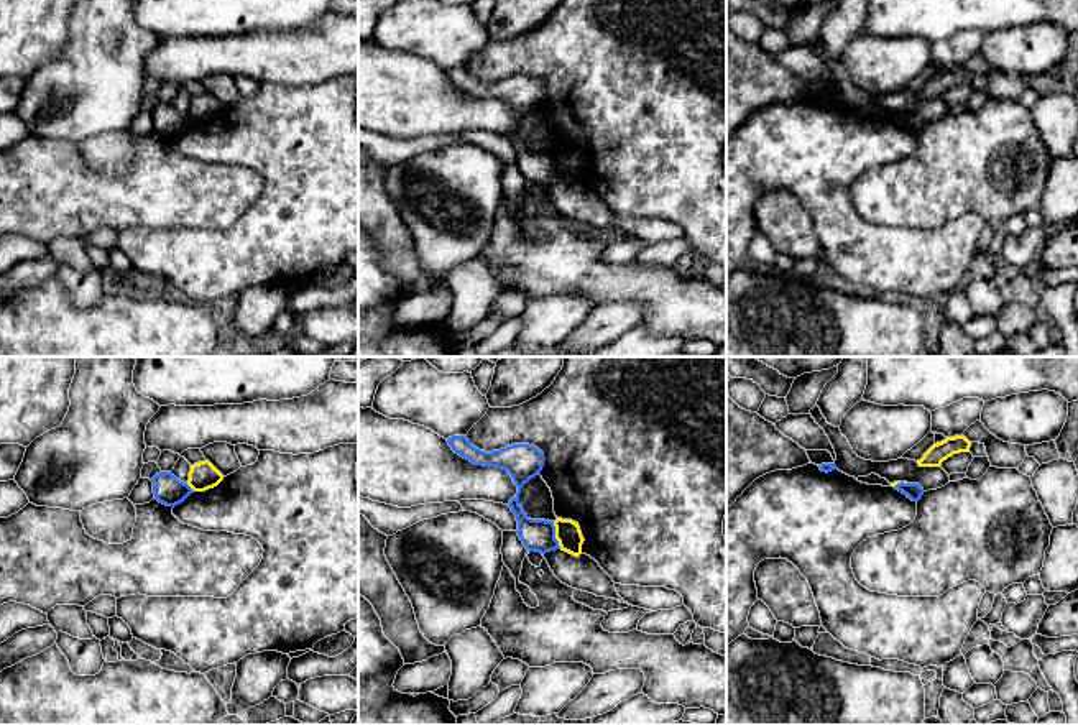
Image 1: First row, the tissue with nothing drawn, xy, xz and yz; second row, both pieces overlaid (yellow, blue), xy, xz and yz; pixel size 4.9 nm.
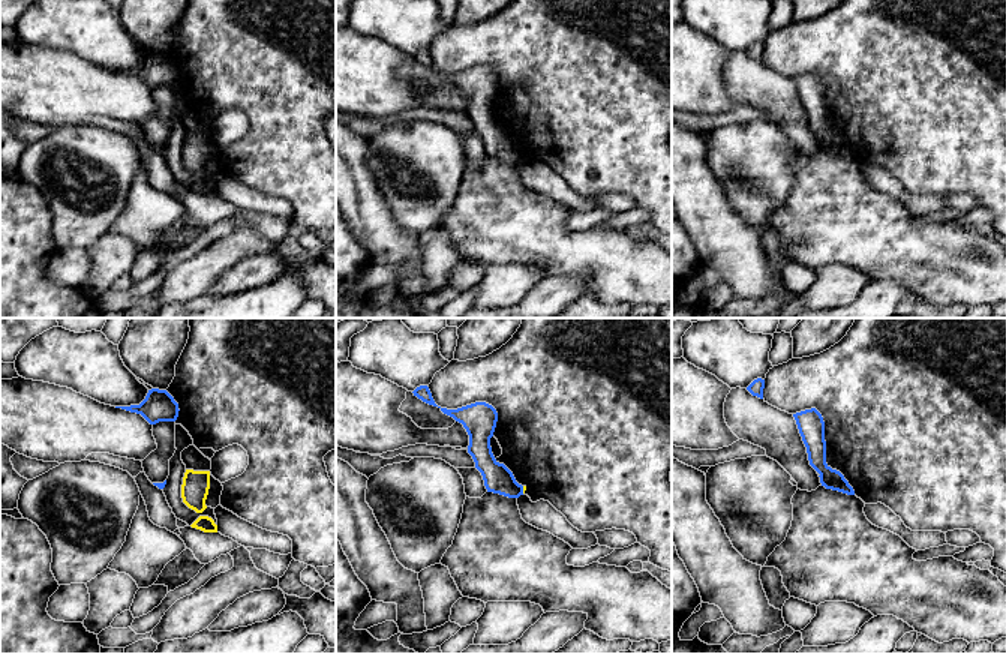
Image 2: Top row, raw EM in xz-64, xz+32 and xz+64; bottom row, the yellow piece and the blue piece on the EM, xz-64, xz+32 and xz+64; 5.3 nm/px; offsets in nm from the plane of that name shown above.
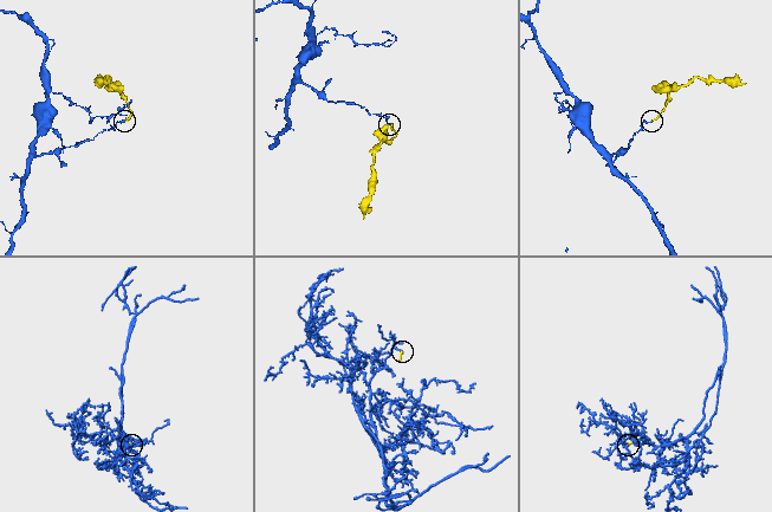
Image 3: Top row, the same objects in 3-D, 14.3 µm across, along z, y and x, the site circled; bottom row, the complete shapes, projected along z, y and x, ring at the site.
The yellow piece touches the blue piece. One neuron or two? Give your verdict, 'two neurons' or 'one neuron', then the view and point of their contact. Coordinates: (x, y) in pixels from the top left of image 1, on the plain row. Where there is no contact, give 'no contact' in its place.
two neurons | xz (556, 166)

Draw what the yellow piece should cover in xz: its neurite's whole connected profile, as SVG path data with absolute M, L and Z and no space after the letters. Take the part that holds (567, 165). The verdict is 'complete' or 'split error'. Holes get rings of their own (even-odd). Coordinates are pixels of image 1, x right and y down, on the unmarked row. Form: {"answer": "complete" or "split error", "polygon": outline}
{"answer": "complete", "polygon": "M557 150L554 153L554 158L555 171L559 173L560 181L578 189L582 186L582 176L585 173L578 155L572 151Z"}

